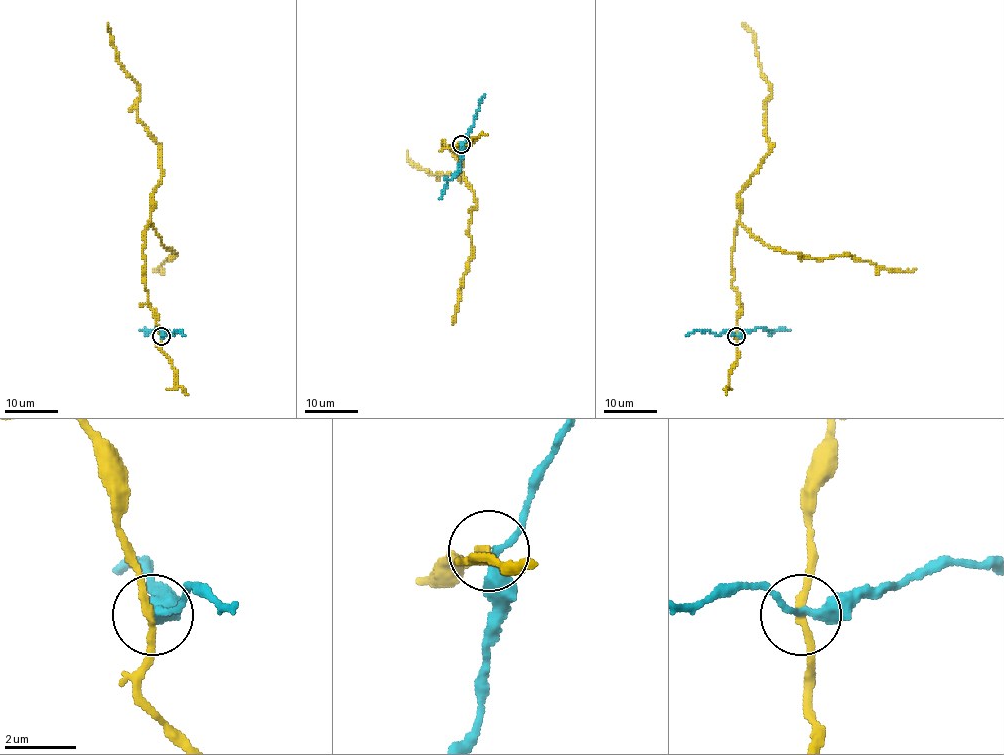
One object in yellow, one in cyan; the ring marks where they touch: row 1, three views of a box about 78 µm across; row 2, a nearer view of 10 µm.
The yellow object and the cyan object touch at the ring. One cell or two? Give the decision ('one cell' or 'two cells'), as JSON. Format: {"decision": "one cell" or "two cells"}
{"decision": "two cells"}

